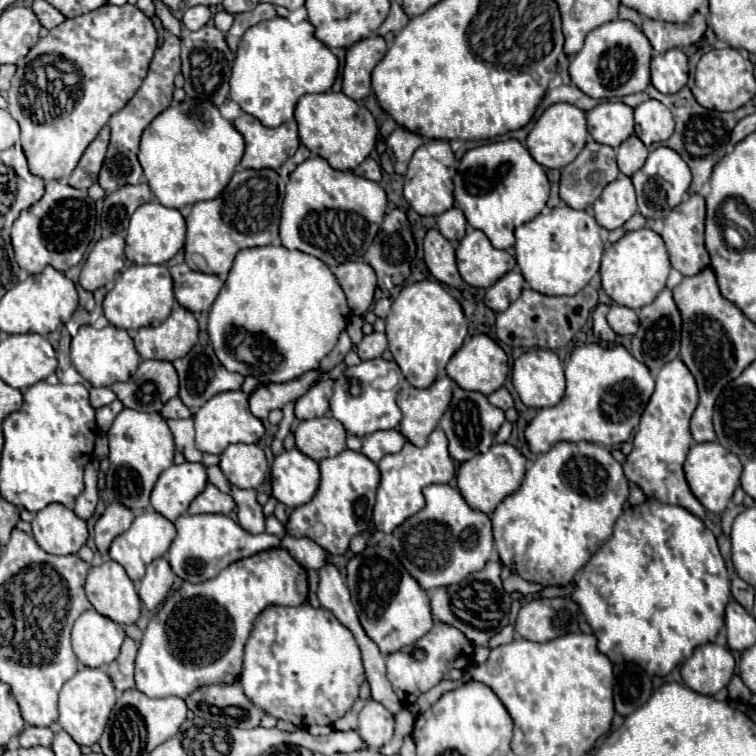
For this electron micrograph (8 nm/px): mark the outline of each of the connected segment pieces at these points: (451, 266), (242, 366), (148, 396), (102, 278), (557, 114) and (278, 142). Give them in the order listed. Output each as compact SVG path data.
M430 228L424 238L424 262L430 270L430 274L448 284L464 290L462 276L456 268L456 258L454 258L454 246L436 230Z
M262 246L262 248L246 248L246 250L240 250L234 258L234 264L232 264L232 270L210 310L210 318L208 318L208 336L210 336L210 344L214 346L214 352L218 356L218 360L222 362L222 366L226 366L228 370L232 372L238 372L242 376L254 376L258 382L262 384L268 384L268 382L288 382L288 380L294 380L298 378L300 374L308 372L308 370L316 370L320 360L336 346L338 342L338 336L340 332L346 328L346 322L348 322L348 316L350 316L350 310L346 306L346 296L340 288L340 284L336 282L334 274L328 270L328 266L324 262L320 262L316 256L310 256L310 254L304 254L304 252L296 252L296 250L286 250L284 246Z
M142 360L128 382L116 382L112 392L132 410L160 412L162 406L178 396L178 374L170 362Z
M110 234L108 238L102 238L92 248L82 272L80 272L80 284L84 290L94 292L96 288L104 286L110 278L120 272L124 266L124 238L118 234Z
M560 102L560 104L548 106L542 112L542 116L536 120L534 128L530 130L530 134L526 138L526 148L540 166L544 166L544 168L564 168L566 164L570 164L580 154L586 140L588 140L586 114L572 104Z
M242 114L232 124L246 142L246 152L240 162L242 168L278 170L300 146L294 120L288 120L278 128L264 128L254 116Z

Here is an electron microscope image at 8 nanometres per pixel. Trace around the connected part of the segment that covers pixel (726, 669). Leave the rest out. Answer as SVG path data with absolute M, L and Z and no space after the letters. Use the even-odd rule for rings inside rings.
M704 644L682 664L682 678L690 690L712 696L726 688L734 674L734 656L718 644Z

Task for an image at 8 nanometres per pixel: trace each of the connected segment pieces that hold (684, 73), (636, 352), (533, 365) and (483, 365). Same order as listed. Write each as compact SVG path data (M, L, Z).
M682 50L656 54L650 62L652 86L662 94L676 94L688 82L688 60Z
M664 288L652 304L640 308L638 318L640 318L640 328L632 336L630 352L638 362L644 362L644 366L648 366L652 376L656 376L660 368L672 362L680 352L680 312L672 300L672 290Z
M532 348L514 360L512 384L526 406L554 406L566 388L564 364L552 350Z
M480 334L474 336L468 344L464 344L448 362L446 366L446 374L462 388L462 390L472 390L472 392L480 392L484 396L490 396L492 392L496 392L498 388L502 388L506 376L508 376L508 356L506 352L488 336Z

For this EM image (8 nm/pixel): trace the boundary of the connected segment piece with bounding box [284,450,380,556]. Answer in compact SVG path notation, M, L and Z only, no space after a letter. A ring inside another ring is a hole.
M344 450L334 458L320 460L320 486L310 502L292 510L284 524L284 532L294 538L310 538L326 552L344 556L352 536L366 534L372 528L372 508L378 482L378 466L360 452Z

